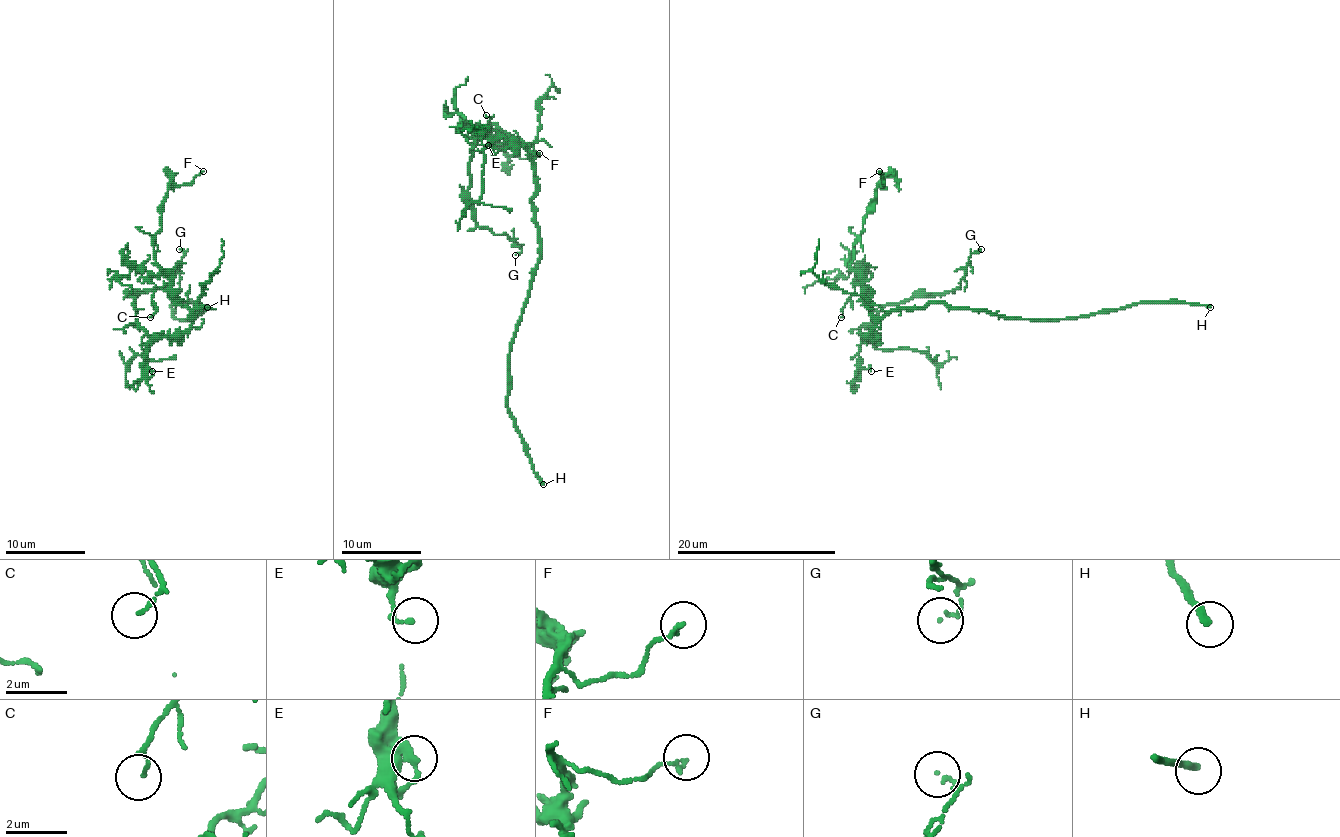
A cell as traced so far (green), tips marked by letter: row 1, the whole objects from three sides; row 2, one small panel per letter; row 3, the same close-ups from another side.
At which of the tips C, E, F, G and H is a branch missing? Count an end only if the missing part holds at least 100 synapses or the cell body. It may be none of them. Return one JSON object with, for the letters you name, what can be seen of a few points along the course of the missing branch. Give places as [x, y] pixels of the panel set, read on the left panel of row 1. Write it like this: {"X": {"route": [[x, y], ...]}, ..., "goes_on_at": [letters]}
{"goes_on_at": ["H"]}

